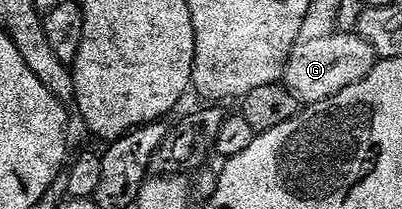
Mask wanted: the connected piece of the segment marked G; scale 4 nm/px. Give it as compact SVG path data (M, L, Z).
M356 33L341 34L345 35L317 35L314 39L305 37L293 47L293 52L289 55L289 63L285 66L283 83L296 99L301 100L302 104L312 105L335 97L343 89L366 79L371 73L371 69L379 62L373 46L367 41L363 41L360 35Z

